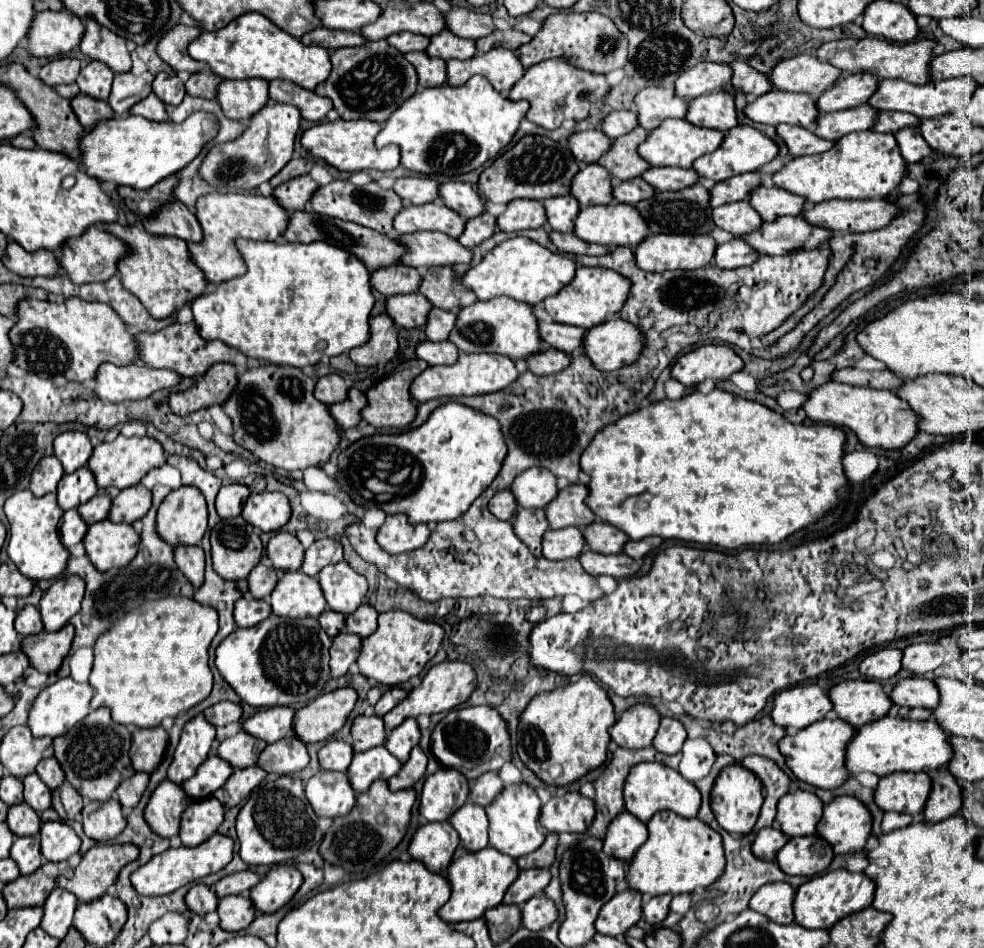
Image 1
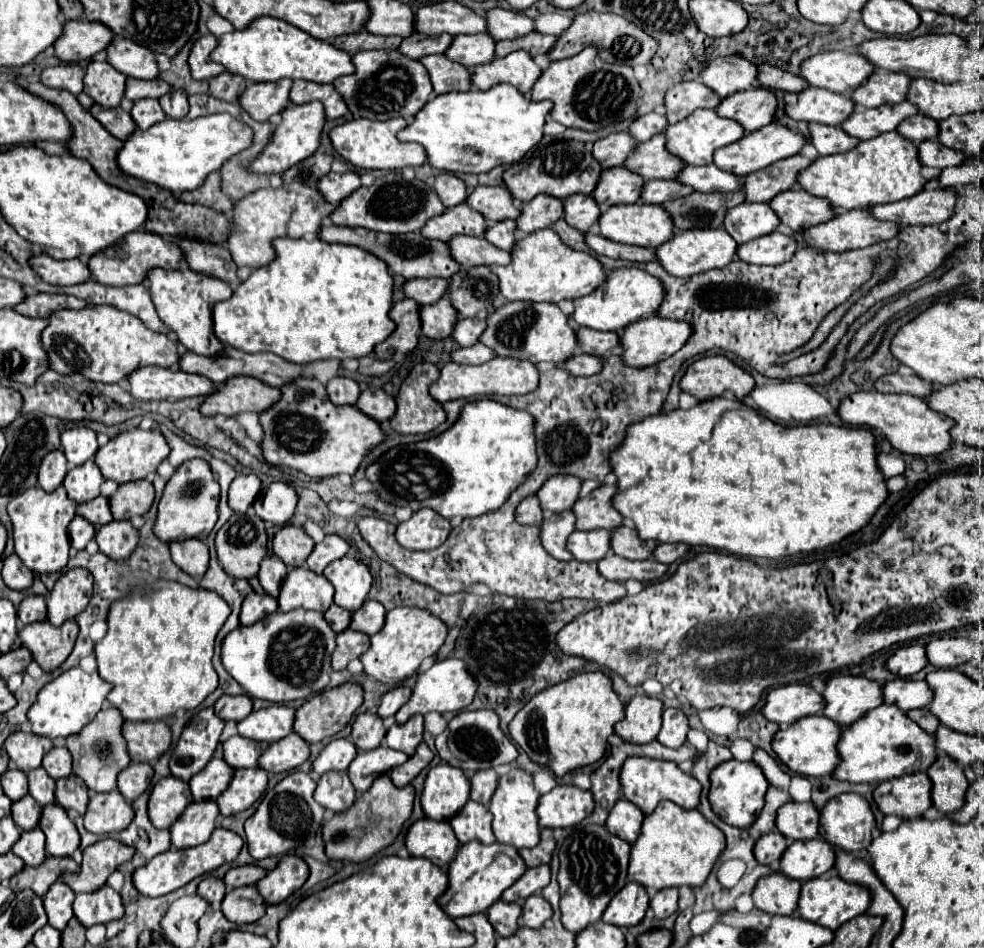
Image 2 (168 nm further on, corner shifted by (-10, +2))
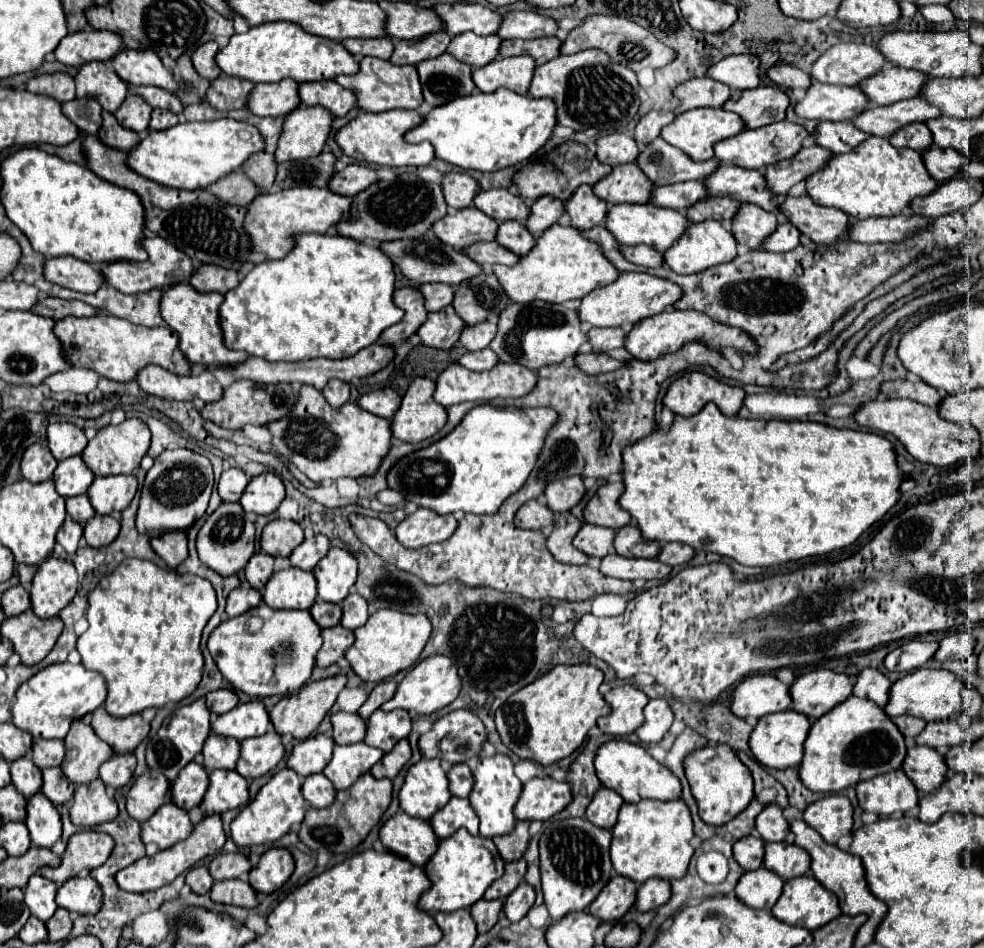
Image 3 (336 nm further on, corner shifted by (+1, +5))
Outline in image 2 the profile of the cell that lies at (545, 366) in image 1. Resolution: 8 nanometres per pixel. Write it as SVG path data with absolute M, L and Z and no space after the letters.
M574 354L570 360L566 360L564 368L574 376L592 376L602 368L602 360L598 356L590 354Z

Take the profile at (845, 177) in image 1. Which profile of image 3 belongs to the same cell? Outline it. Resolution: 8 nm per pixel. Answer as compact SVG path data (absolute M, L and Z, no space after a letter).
M869 137L851 153L833 155L829 163L807 177L807 195L819 205L829 205L845 211L855 219L893 217L909 209L917 197L931 195L939 185L927 173L923 155L913 149L895 149L883 137Z

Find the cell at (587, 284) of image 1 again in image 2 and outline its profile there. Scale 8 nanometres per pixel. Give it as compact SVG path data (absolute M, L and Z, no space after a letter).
M634 266L632 268L616 268L606 274L606 280L594 292L580 296L578 300L572 300L574 302L572 318L580 326L620 333L630 322L656 314L662 298L664 298L662 282L656 280L654 276L650 276L648 272L634 268Z

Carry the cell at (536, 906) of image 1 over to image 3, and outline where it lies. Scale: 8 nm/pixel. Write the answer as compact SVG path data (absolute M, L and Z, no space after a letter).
M523 881L523 885L519 885L519 889L515 889L515 893L511 893L511 897L505 899L503 911L509 921L521 921L531 909L533 901L535 901L535 891L529 883Z

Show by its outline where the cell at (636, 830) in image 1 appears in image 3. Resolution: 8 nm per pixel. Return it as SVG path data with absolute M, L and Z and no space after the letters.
M601 787L591 799L591 803L585 811L585 819L595 823L597 827L611 829L617 821L617 813L619 813L621 803L623 803L623 799L615 791Z

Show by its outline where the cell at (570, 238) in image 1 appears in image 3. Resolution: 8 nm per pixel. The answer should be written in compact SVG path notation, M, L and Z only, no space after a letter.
M635 245L635 247L621 247L627 261L643 267L661 267L663 265L663 253L647 247L647 245Z

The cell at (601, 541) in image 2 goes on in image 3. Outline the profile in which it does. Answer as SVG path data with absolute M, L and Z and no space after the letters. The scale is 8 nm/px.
M583 525L573 539L573 545L583 551L589 557L605 557L613 549L613 539L615 539L615 529L609 527L597 527L597 525Z

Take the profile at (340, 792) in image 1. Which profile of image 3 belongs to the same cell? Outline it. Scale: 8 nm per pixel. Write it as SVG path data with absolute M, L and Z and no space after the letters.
M323 773L309 775L301 785L303 797L311 803L311 807L327 807L335 799L335 787Z

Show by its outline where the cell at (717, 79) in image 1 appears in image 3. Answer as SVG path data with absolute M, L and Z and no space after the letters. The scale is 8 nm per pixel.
M729 55L709 69L709 75L733 89L755 89L761 83L757 55Z

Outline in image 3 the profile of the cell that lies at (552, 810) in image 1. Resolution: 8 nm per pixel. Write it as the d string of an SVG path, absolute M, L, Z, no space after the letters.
M533 777L523 783L523 797L515 805L515 817L523 821L547 821L571 803L569 783L555 781L553 777Z

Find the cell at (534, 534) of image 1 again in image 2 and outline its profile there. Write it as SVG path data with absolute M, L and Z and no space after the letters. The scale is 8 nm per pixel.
M570 510L550 514L540 524L540 540L544 550L558 560L572 560L566 550L566 538L574 532L574 514Z

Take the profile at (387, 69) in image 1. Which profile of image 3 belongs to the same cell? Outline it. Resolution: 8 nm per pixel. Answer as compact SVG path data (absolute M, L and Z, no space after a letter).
M365 57L361 61L361 69L355 75L339 75L335 79L339 85L351 89L357 95L357 105L363 111L371 113L381 113L389 109L417 109L423 103L421 95L421 85L419 85L419 75L417 69L411 65L393 65L391 61L383 61L377 57Z

